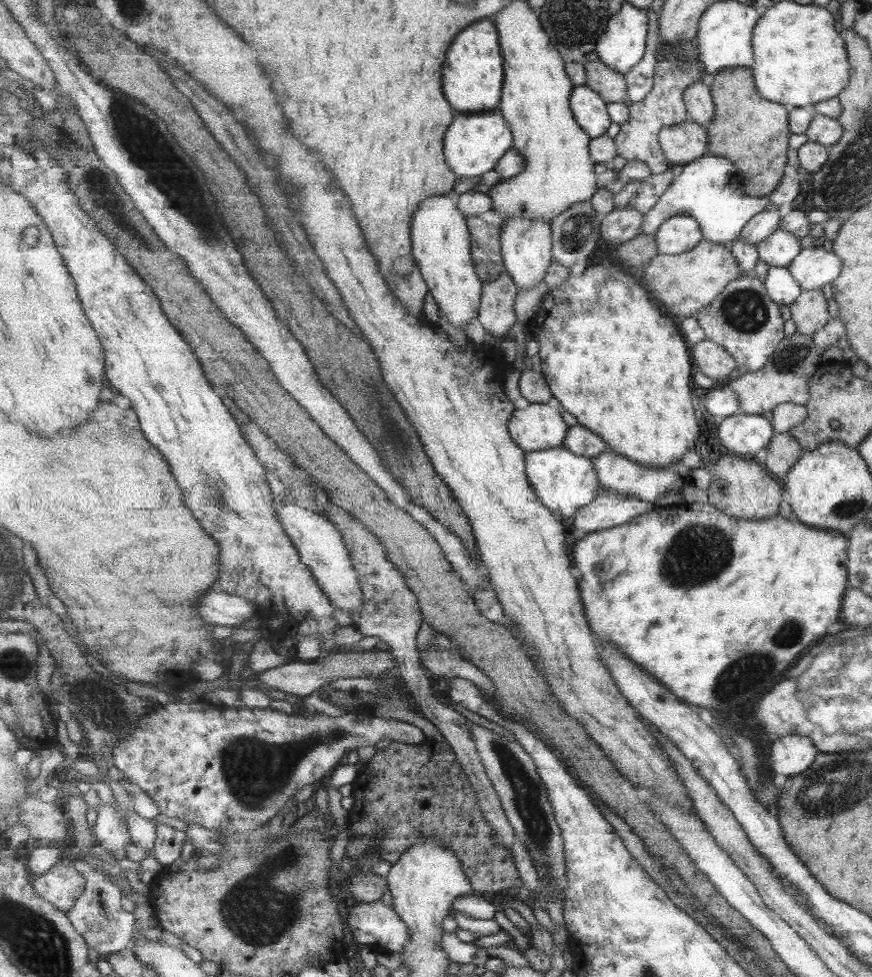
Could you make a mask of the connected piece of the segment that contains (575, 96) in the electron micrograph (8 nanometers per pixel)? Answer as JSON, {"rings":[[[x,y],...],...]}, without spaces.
{"rings":[[[587,85],[576,86],[571,97],[571,108],[578,124],[591,135],[591,138],[607,134],[612,118],[608,104],[599,96],[598,91]]]}

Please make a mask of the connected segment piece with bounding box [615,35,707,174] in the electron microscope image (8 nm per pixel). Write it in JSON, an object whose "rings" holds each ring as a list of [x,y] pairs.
{"rings":[[[659,35],[657,52],[659,53],[656,55],[653,87],[642,101],[630,103],[630,120],[621,126],[615,139],[621,157],[627,161],[645,161],[653,173],[661,174],[666,173],[673,164],[663,153],[660,134],[667,125],[676,125],[690,120],[685,92],[694,82],[703,81],[707,76],[696,39],[689,42],[676,42],[675,46],[664,46]]]}

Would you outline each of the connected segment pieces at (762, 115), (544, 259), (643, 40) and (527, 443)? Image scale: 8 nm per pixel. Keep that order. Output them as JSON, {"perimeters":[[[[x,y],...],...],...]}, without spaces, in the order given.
{"perimeters":[[[[735,66],[715,75],[710,83],[715,101],[714,121],[706,127],[710,137],[708,154],[733,161],[747,196],[770,196],[783,178],[787,152],[787,112],[783,105],[763,98],[749,67]]],[[[510,218],[510,220],[503,221],[501,225],[504,265],[518,286],[518,290],[529,290],[541,284],[553,264],[554,237],[550,224],[551,222],[546,220],[533,218]]],[[[625,2],[619,14],[609,21],[605,34],[599,39],[596,54],[619,74],[631,72],[639,64],[647,50],[647,11]]],[[[533,404],[524,409],[516,410],[509,427],[511,438],[518,443],[527,453],[539,450],[551,450],[564,446],[567,429],[571,426],[565,424],[563,416],[557,408],[551,408],[549,404]]]]}

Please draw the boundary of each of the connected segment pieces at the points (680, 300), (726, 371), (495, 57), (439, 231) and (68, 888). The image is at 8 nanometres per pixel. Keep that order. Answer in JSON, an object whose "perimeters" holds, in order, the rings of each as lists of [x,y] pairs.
{"perimeters":[[[[703,239],[691,252],[677,256],[658,254],[641,271],[644,285],[673,316],[679,320],[695,316],[702,308],[709,306],[726,286],[743,276],[730,245]]],[[[707,339],[691,348],[696,369],[712,379],[713,382],[725,380],[738,369],[734,356],[727,351],[726,347],[718,343]]],[[[483,19],[473,23],[465,32],[459,34],[455,44],[449,50],[445,62],[445,94],[447,100],[459,112],[491,111],[499,108],[504,85],[506,84],[506,70],[504,67],[500,34],[495,22]]],[[[454,194],[430,196],[420,204],[412,224],[412,241],[414,256],[418,259],[422,275],[430,287],[430,294],[438,306],[442,316],[458,330],[463,330],[465,324],[479,318],[482,305],[484,280],[479,276],[472,257],[472,234],[468,225],[468,217],[459,210],[458,201]]],[[[58,864],[45,871],[34,881],[34,888],[41,898],[59,907],[63,912],[71,910],[87,887],[86,876],[73,864]]]]}

